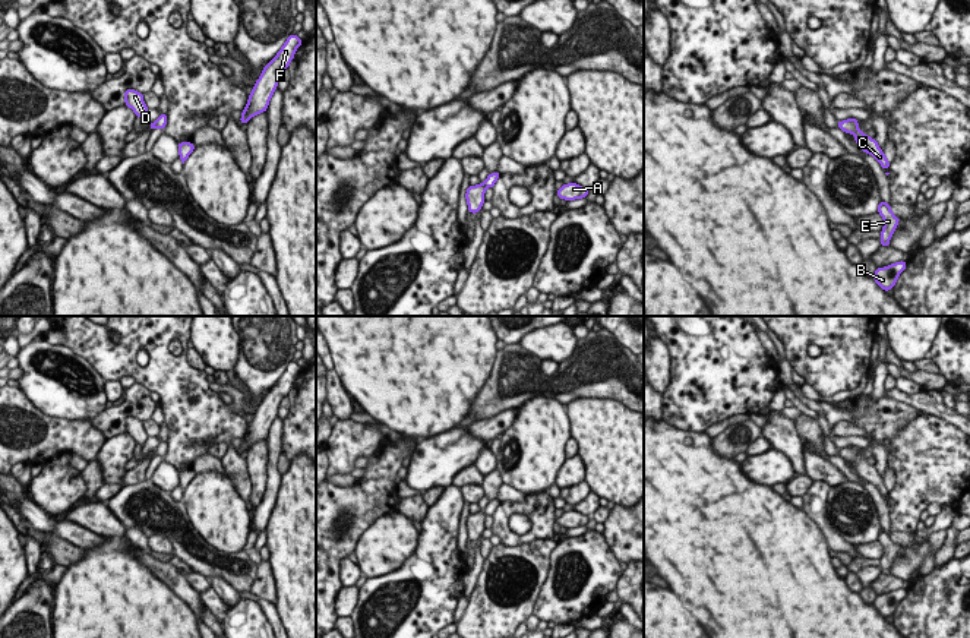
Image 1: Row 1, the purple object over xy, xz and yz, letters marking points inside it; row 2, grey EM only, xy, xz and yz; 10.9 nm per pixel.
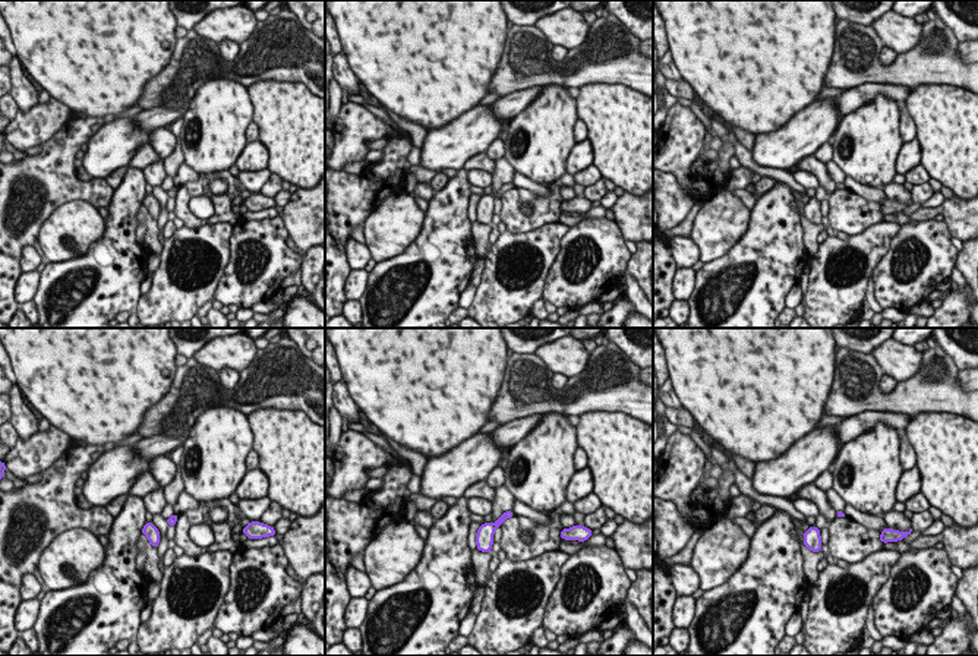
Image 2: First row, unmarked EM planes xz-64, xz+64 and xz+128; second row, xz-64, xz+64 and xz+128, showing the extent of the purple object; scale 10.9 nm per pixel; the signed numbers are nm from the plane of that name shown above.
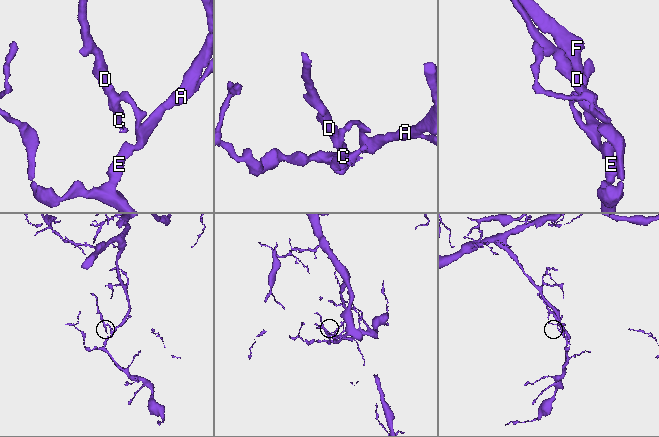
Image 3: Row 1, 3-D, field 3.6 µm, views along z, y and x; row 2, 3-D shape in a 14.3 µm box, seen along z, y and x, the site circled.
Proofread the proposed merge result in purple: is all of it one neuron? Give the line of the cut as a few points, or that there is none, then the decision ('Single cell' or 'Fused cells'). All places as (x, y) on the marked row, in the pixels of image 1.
Split along xz (482, 183), (486, 186). Fused cells.

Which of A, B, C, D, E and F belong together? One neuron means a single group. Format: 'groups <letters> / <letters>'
groups A B E F / C D

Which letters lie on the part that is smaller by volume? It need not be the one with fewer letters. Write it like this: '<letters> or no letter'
C, D.

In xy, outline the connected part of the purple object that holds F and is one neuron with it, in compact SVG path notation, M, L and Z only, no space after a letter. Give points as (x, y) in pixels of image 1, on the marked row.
M291 34L277 56L265 66L260 78L253 86L240 121L246 124L253 116L266 111L269 100L278 86L281 73L288 69L296 50L303 44L297 35Z

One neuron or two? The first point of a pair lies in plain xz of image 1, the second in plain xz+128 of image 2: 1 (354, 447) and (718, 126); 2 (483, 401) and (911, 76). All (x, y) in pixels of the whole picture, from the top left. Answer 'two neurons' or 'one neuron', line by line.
1: two neurons
2: one neuron

